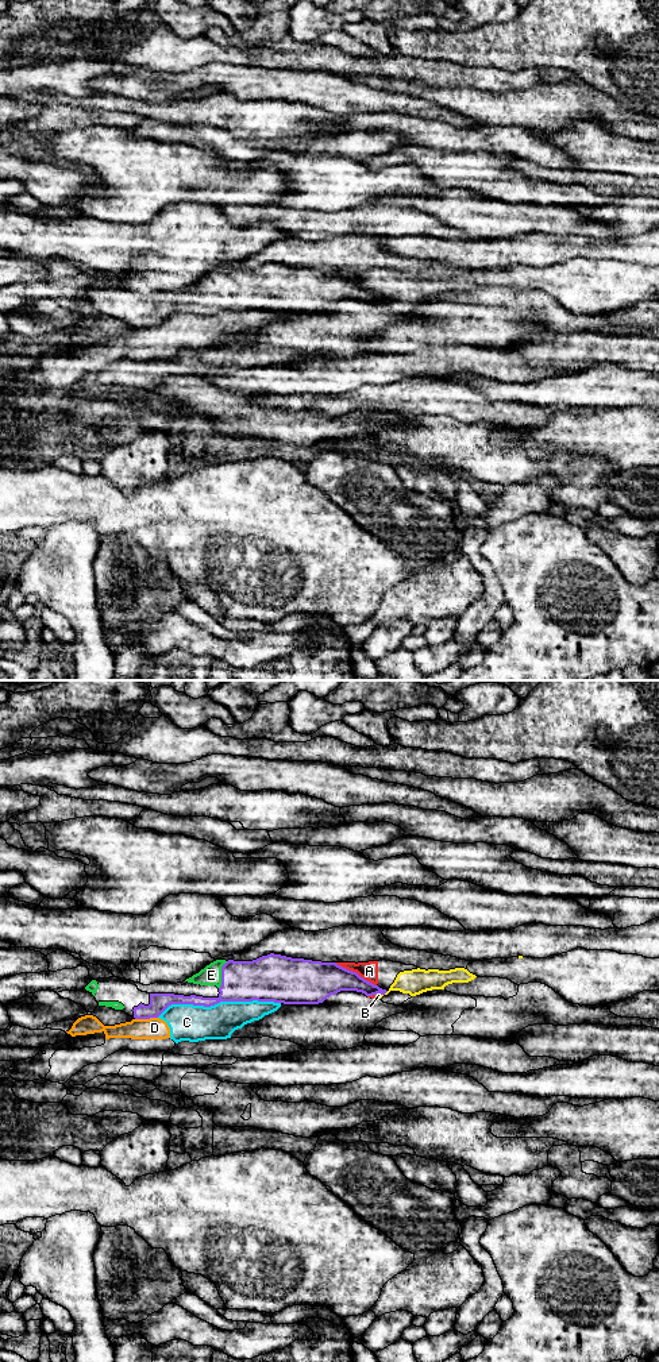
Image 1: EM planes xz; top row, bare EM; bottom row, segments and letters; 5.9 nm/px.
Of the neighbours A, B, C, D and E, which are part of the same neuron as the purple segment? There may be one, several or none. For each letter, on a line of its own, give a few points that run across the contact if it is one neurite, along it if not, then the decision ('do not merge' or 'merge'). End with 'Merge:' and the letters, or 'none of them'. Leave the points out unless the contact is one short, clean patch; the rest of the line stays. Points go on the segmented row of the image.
A: line xz (335, 963), (355, 971), (376, 986); do not merge
B: do not merge
C: do not merge
D: line xz (157, 1017), (135, 1019); do not merge
E: line xz (264, 979), (234, 979), (222, 975), (211, 975); merge
Merge: E

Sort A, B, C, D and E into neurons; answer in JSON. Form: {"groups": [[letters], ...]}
{"groups": [["A", "B"], ["C", "D"], ["E"]]}

